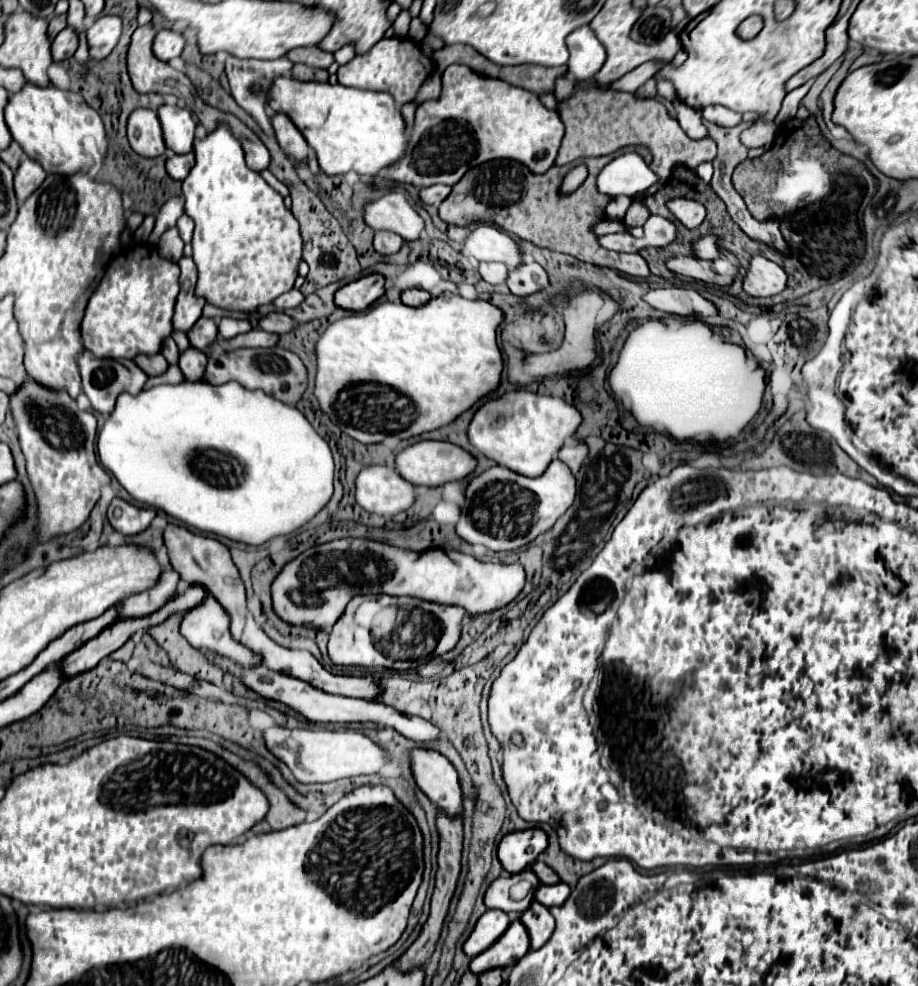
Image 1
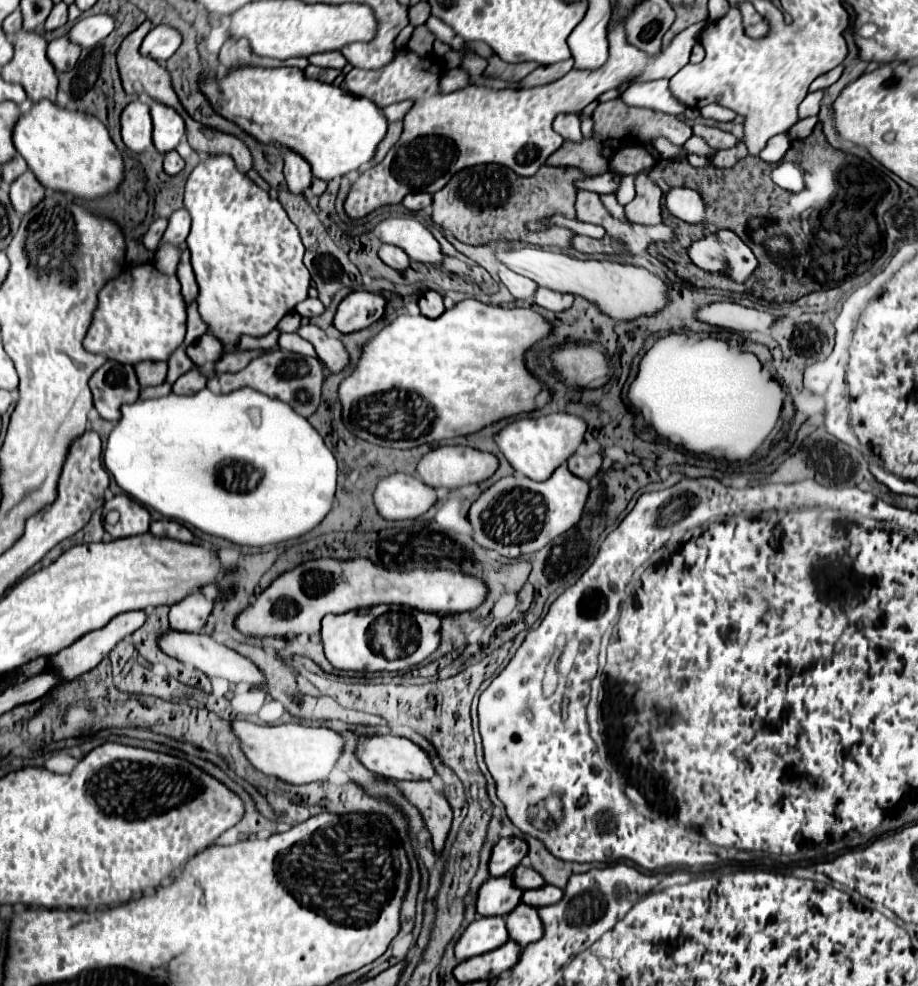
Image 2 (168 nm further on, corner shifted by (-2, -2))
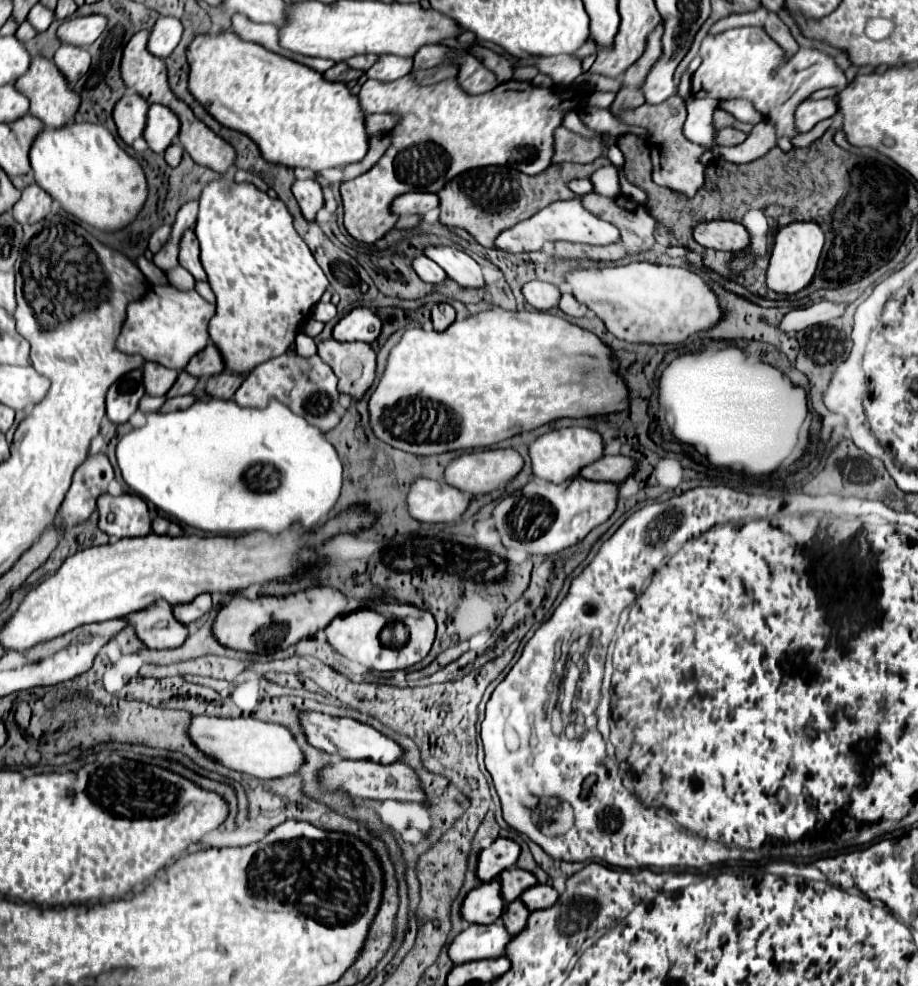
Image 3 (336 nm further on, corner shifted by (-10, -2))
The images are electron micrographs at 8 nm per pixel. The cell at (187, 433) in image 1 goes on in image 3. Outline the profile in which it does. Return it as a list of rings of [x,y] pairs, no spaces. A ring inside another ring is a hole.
[[[209,399],[209,401],[197,401],[185,411],[175,411],[175,413],[167,413],[167,415],[147,413],[147,423],[139,429],[133,429],[119,441],[117,463],[123,473],[125,483],[133,491],[137,491],[141,497],[151,501],[157,509],[163,509],[167,515],[175,517],[177,521],[181,521],[189,527],[195,527],[195,529],[201,529],[207,533],[219,533],[219,535],[221,533],[223,535],[241,535],[241,533],[253,531],[253,529],[265,529],[265,531],[277,533],[277,531],[285,531],[285,527],[289,527],[293,521],[301,521],[303,529],[311,529],[311,527],[319,525],[333,509],[335,501],[339,499],[341,479],[343,479],[341,477],[341,473],[343,473],[341,459],[337,457],[337,451],[325,439],[325,435],[317,427],[309,425],[301,415],[295,415],[293,411],[289,411],[289,407],[277,403],[275,399],[265,409],[249,409],[249,407],[239,407],[235,401]]]

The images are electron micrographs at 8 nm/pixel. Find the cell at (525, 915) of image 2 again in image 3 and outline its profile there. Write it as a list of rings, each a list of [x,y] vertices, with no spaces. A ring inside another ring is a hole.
[[[515,899],[513,903],[507,903],[507,909],[503,913],[505,915],[501,915],[501,919],[503,919],[503,925],[509,931],[509,935],[523,931],[527,917],[529,917],[529,911],[527,911],[527,907],[523,907],[523,903],[519,899]]]

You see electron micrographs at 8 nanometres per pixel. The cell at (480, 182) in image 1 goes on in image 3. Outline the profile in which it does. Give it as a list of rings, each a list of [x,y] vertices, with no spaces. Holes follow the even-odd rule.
[[[561,163],[551,165],[539,175],[525,175],[511,167],[481,167],[471,169],[455,179],[451,179],[437,195],[441,199],[441,223],[447,227],[463,227],[467,229],[479,245],[493,249],[493,241],[497,235],[519,221],[535,215],[549,201],[559,199],[573,199],[575,195],[567,189],[567,181],[571,179],[589,179],[595,171],[595,163],[591,165],[577,165],[577,163]]]

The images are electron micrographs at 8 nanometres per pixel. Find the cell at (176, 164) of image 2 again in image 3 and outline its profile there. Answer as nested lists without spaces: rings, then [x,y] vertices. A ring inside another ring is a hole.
[[[173,143],[173,145],[169,145],[167,151],[165,151],[165,161],[167,161],[171,167],[175,167],[175,165],[181,161],[181,155],[183,155],[183,149],[181,149],[177,143]]]

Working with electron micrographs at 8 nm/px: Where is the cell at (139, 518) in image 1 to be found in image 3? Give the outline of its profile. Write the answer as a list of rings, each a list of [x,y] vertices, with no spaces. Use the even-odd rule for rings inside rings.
[[[103,493],[97,499],[97,511],[99,511],[99,529],[107,535],[115,537],[143,537],[151,531],[151,515],[147,509],[147,503],[133,493],[123,495],[109,495]],[[113,513],[115,519],[109,523],[107,515]]]

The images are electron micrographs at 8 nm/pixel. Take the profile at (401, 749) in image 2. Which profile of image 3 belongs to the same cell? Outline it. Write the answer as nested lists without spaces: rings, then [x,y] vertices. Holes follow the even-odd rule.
[[[301,711],[299,725],[301,725],[309,745],[313,745],[315,749],[321,749],[329,755],[337,755],[341,759],[371,759],[375,763],[389,765],[389,763],[395,763],[403,753],[403,749],[395,741],[387,739],[373,727],[363,725],[349,717],[333,717],[333,715],[315,713],[315,711]]]

